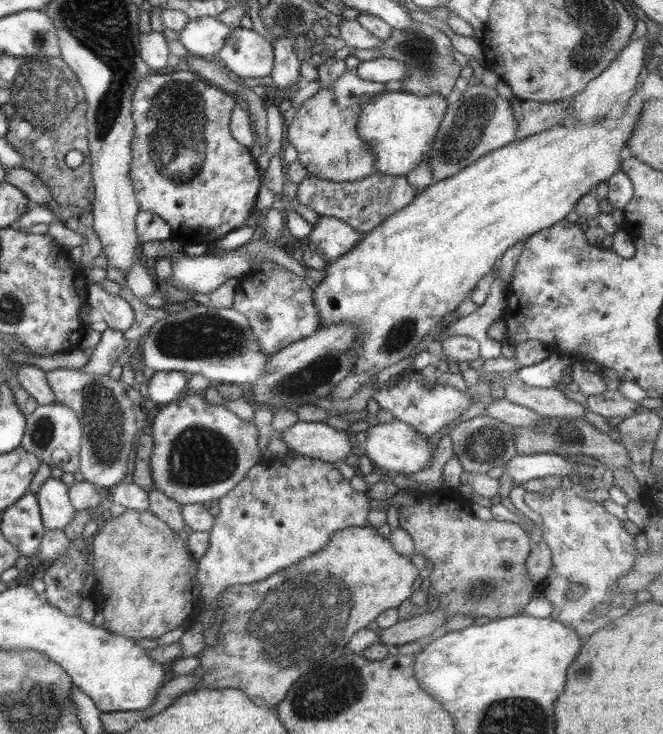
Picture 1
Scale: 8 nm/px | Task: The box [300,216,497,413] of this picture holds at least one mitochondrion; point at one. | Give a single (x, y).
(404, 333)

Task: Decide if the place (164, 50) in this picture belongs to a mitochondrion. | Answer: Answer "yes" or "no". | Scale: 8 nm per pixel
no

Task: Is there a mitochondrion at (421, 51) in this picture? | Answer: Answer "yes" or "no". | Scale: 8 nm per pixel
yes

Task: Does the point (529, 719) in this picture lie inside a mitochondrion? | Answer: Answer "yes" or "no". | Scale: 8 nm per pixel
yes

